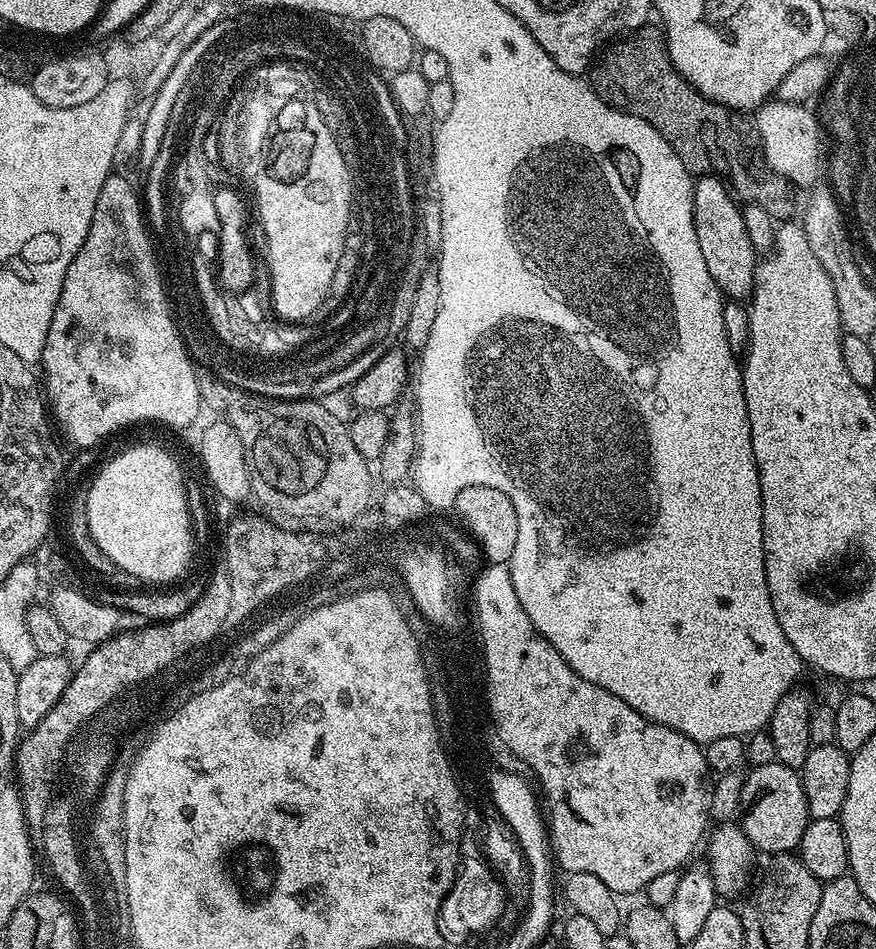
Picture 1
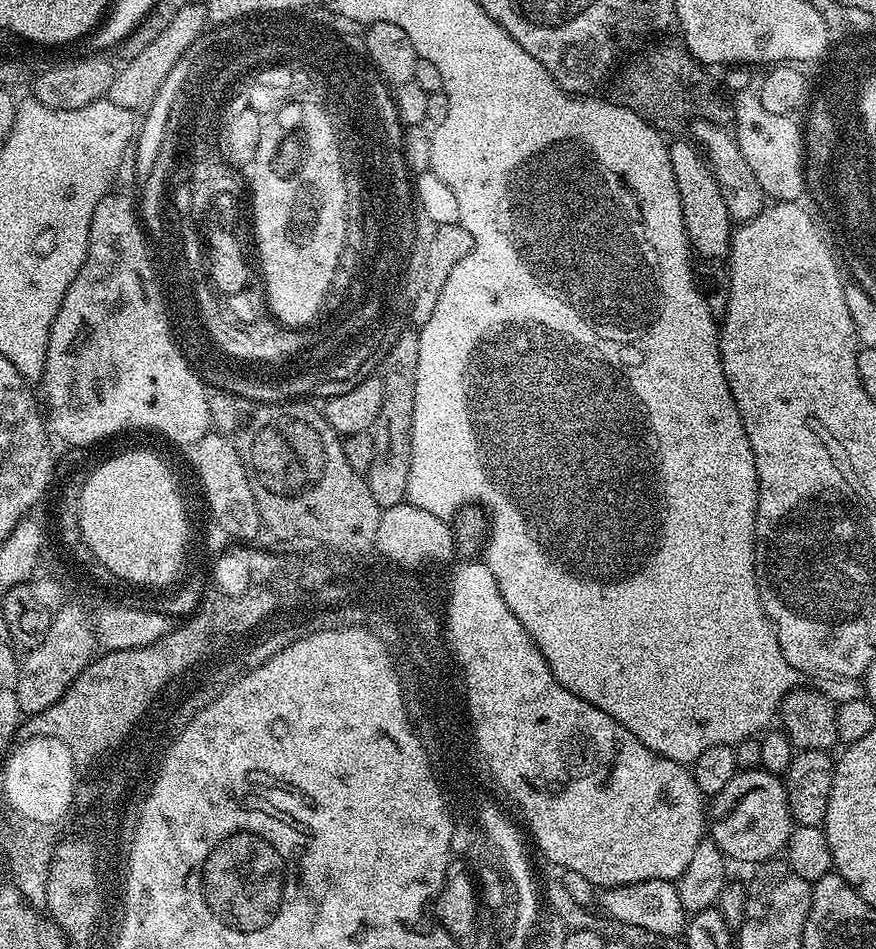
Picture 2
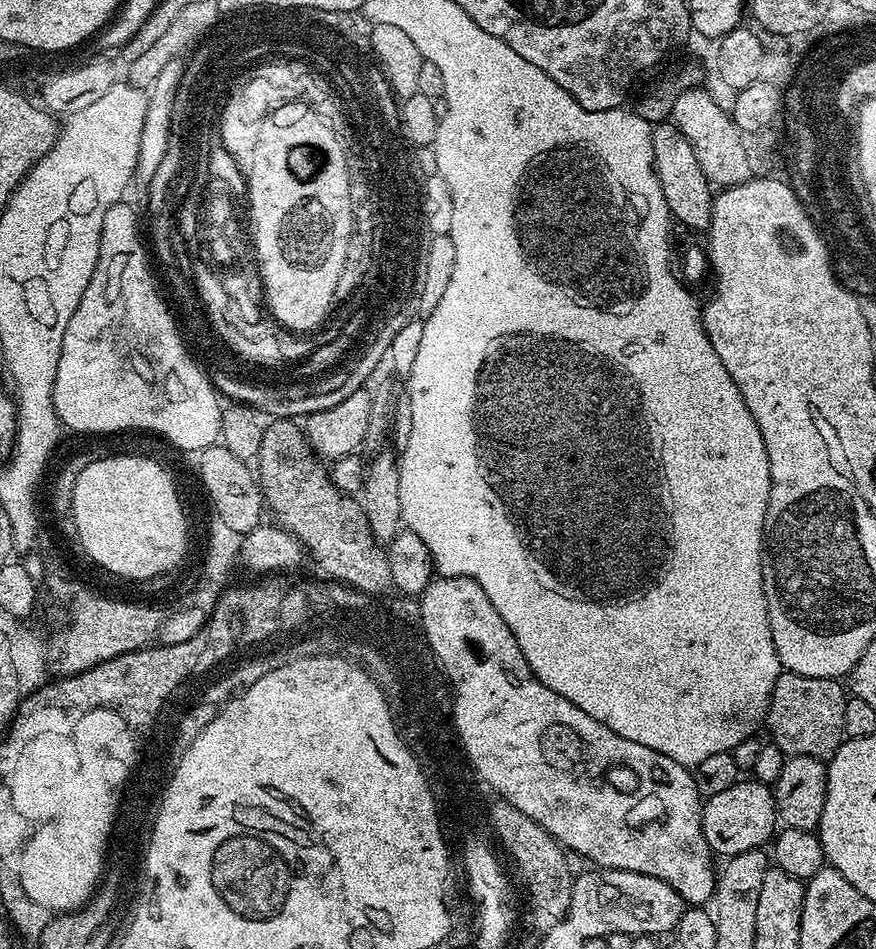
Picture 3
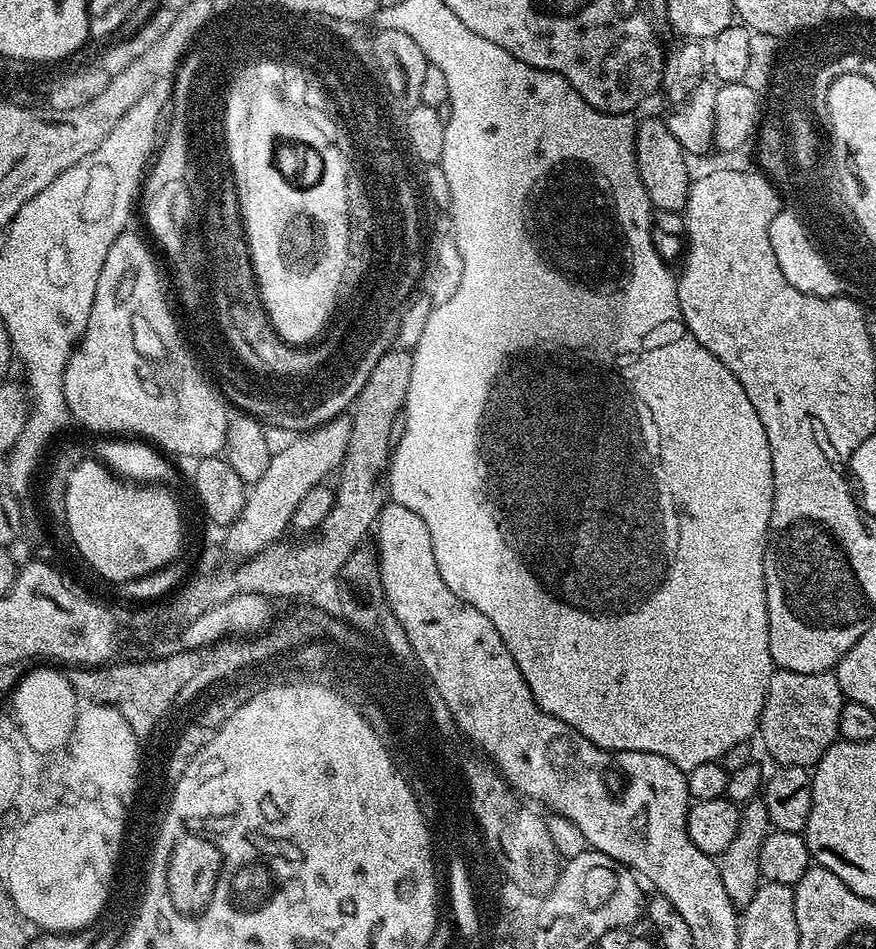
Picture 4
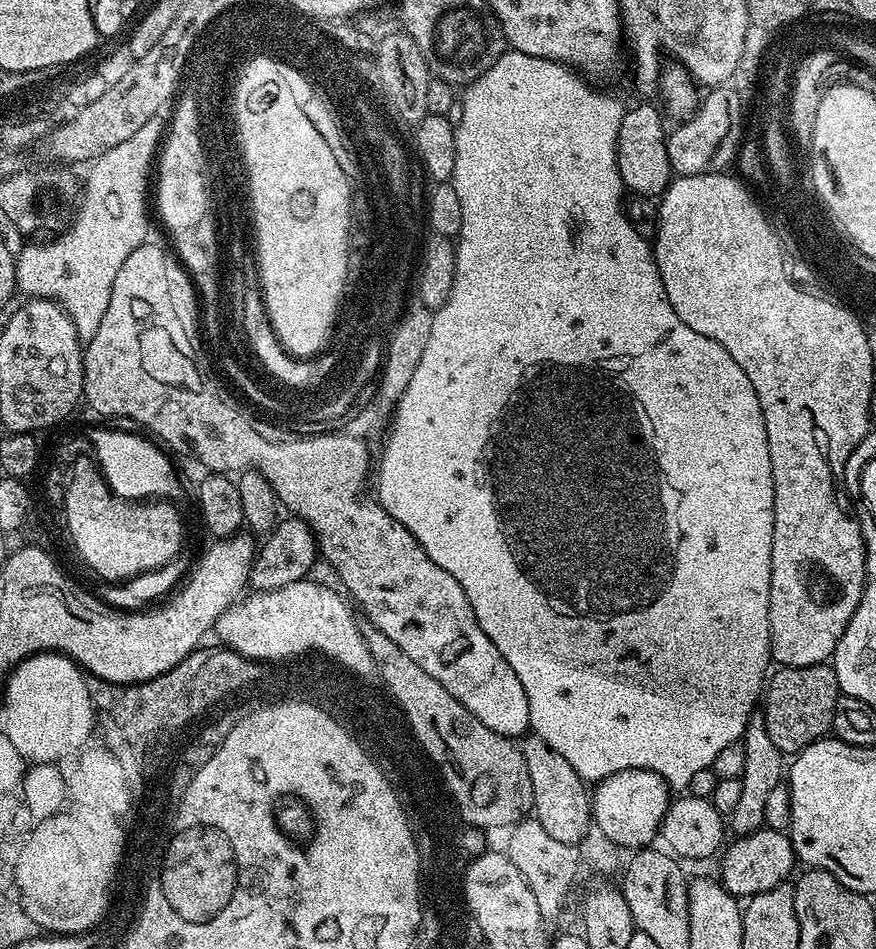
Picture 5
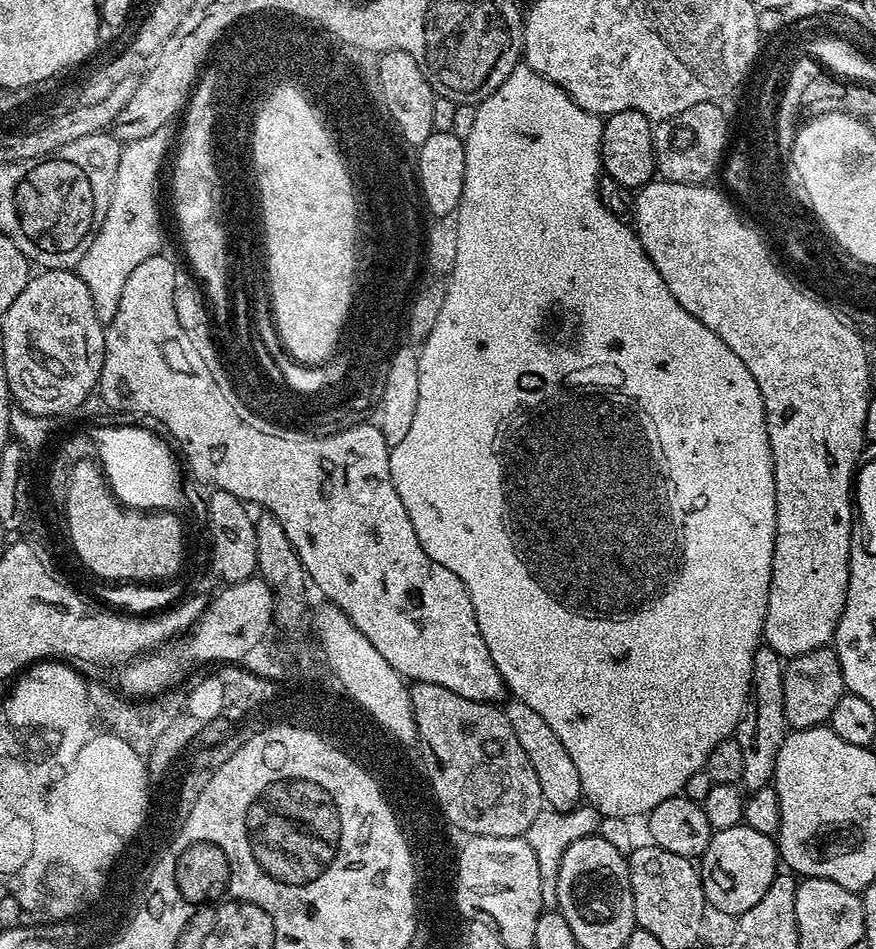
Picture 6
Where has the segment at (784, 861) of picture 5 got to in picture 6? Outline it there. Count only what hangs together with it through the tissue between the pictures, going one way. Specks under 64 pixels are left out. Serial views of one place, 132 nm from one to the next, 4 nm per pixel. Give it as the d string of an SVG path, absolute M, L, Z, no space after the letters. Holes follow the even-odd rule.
M745 823L730 826L730 830L718 830L713 832L710 846L699 857L698 871L707 907L729 918L741 916L766 895L770 882L774 882L778 871L777 841L758 834L758 830Z

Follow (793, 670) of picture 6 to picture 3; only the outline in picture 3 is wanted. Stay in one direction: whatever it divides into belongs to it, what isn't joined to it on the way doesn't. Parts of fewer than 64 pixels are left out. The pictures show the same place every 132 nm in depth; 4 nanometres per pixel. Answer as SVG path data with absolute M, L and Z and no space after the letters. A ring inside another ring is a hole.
M787 670L781 671L779 678L774 682L772 697L768 703L768 714L766 717L766 732L770 735L771 743L777 744L789 756L813 756L819 760L831 758L838 751L846 737L844 735L844 723L842 718L846 711L846 688L839 679L810 678L806 674L794 674Z

